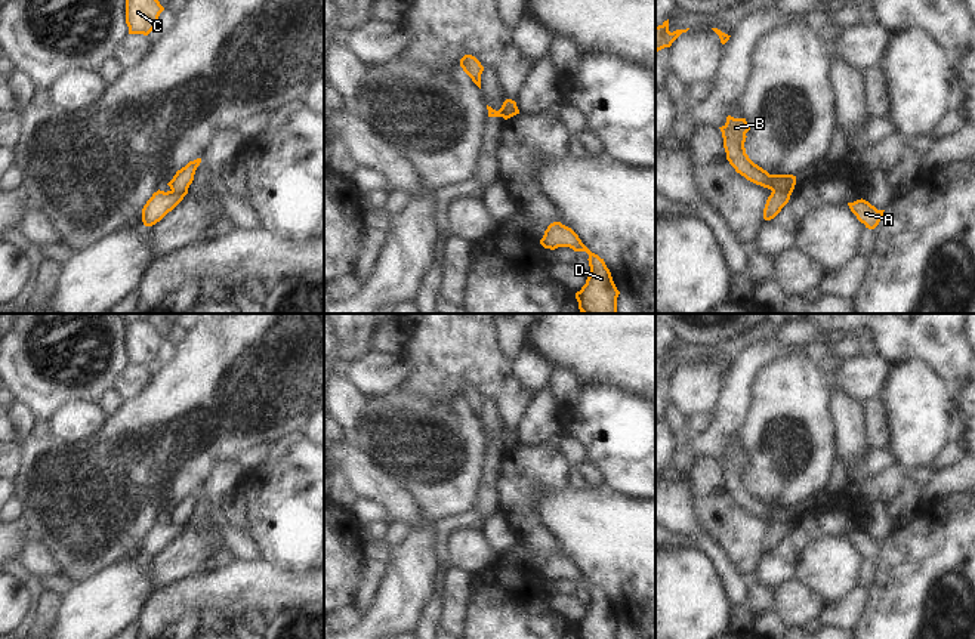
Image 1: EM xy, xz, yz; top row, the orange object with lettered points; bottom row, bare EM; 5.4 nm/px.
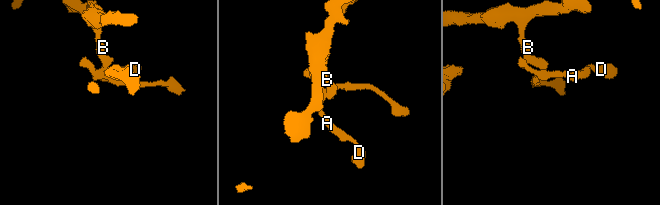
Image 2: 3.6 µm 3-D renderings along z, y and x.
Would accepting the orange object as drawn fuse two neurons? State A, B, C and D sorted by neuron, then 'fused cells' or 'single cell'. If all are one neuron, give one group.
A D / B C | fused cells

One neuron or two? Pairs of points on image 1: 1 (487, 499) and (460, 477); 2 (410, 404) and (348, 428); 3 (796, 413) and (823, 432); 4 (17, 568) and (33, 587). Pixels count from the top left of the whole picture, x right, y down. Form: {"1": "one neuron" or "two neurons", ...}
{"1": "two neurons", "2": "two neurons", "3": "one neuron", "4": "one neuron"}

